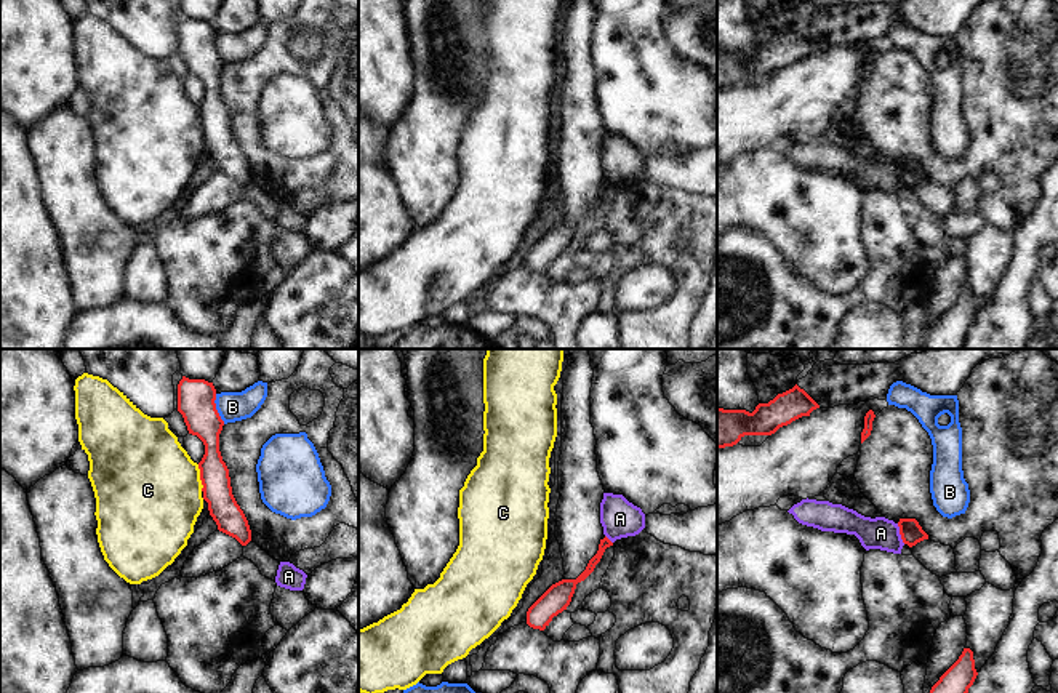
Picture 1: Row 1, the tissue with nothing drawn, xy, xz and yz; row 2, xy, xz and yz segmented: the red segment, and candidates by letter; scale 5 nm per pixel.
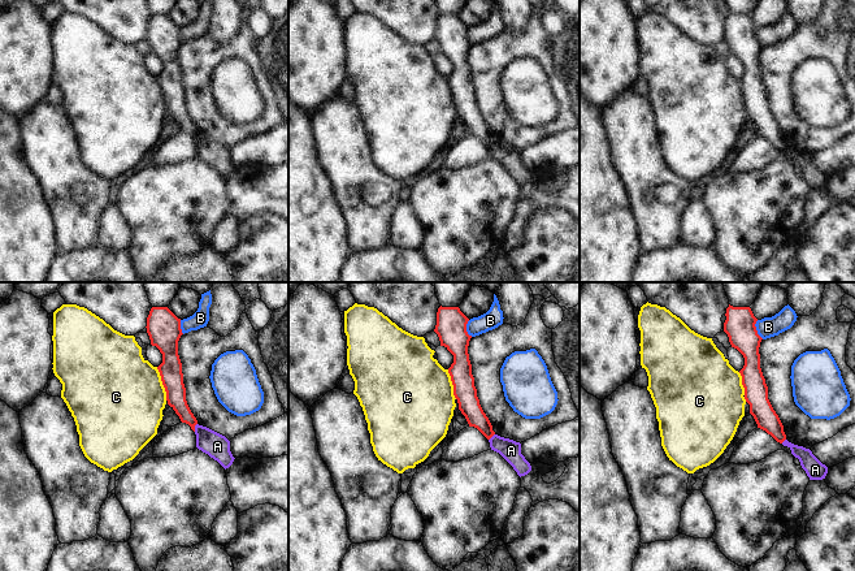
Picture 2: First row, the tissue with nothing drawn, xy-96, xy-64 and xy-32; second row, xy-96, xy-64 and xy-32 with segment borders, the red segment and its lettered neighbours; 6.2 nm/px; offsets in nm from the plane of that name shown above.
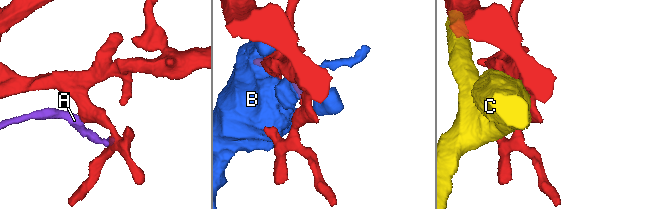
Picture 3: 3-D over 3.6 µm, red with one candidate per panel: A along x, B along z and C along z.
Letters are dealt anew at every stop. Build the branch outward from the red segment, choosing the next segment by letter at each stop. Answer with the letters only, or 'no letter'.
no letter

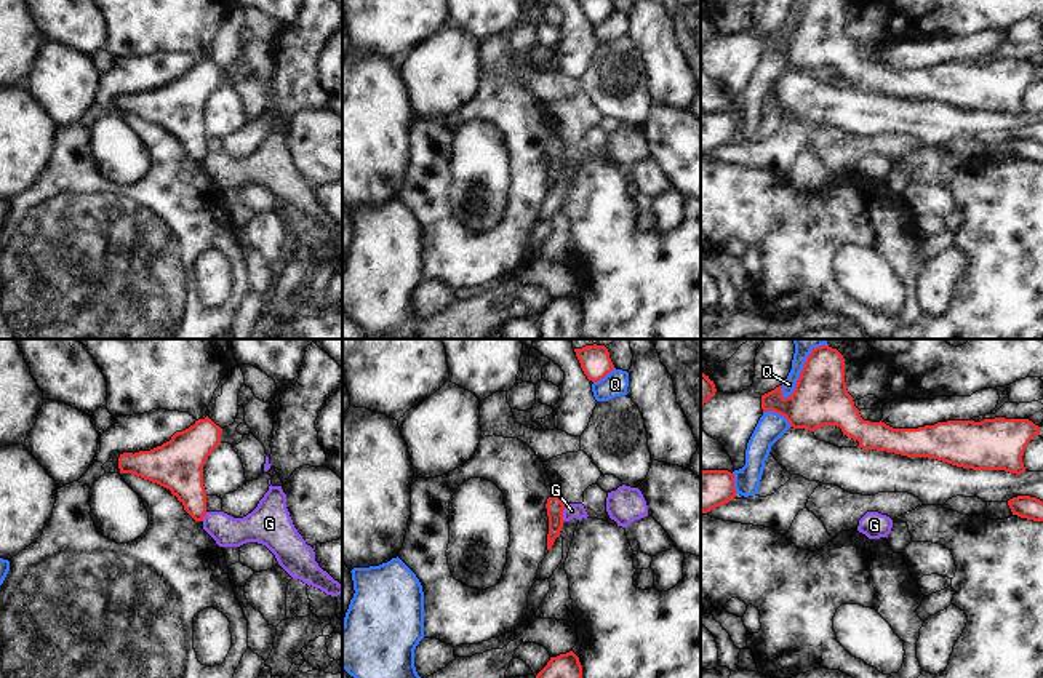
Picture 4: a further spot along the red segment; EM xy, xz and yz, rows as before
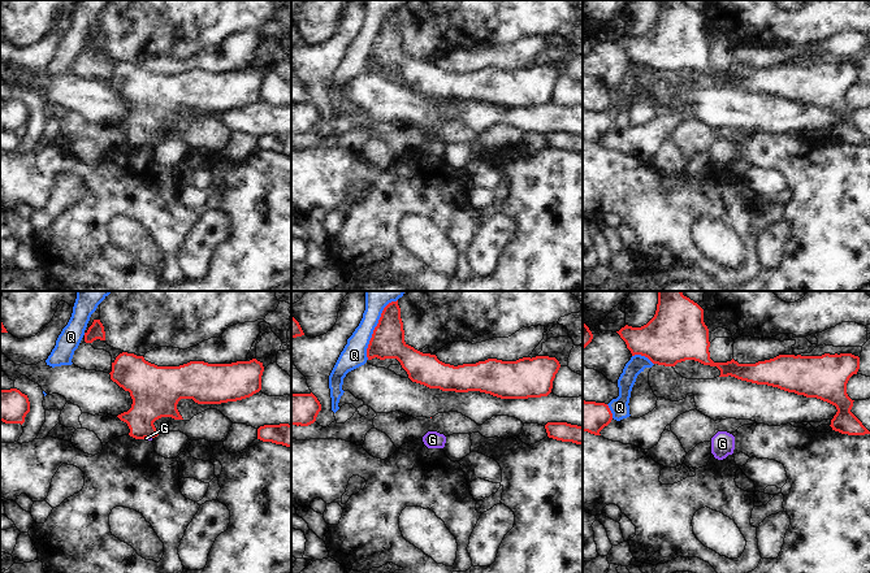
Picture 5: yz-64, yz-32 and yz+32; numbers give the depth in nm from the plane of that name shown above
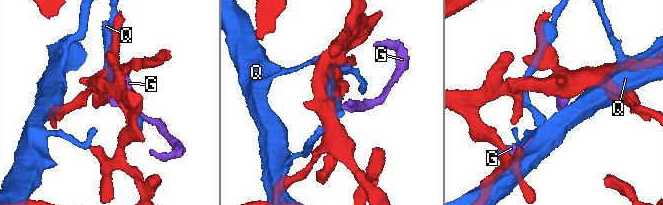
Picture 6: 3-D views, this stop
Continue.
no letter

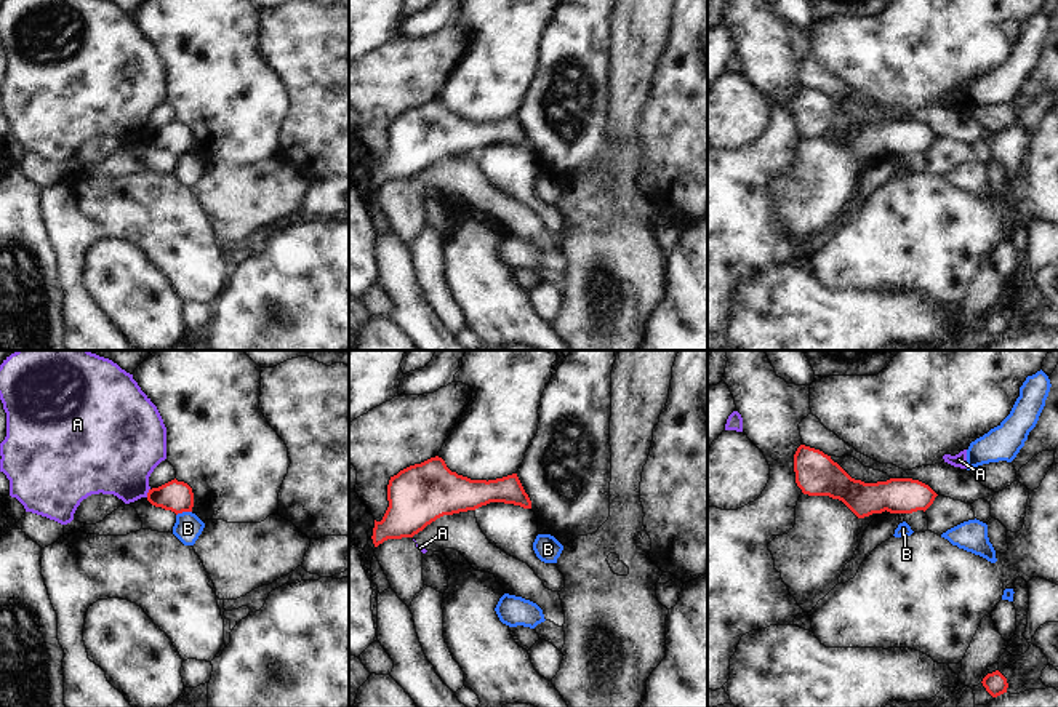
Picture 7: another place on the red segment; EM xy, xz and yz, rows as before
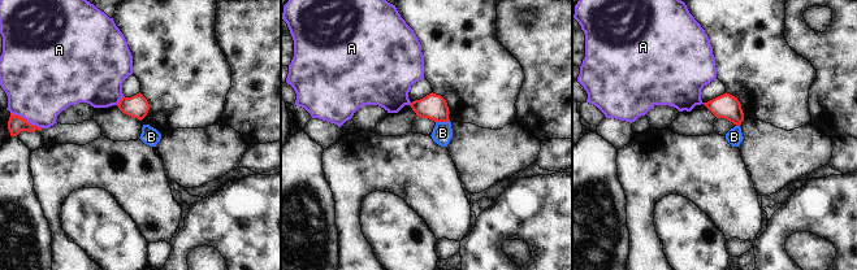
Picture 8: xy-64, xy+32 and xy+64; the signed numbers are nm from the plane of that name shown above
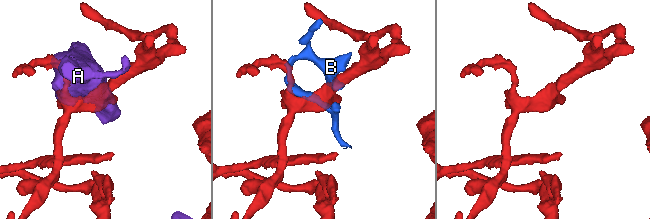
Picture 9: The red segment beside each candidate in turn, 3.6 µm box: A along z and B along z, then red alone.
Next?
no letter

